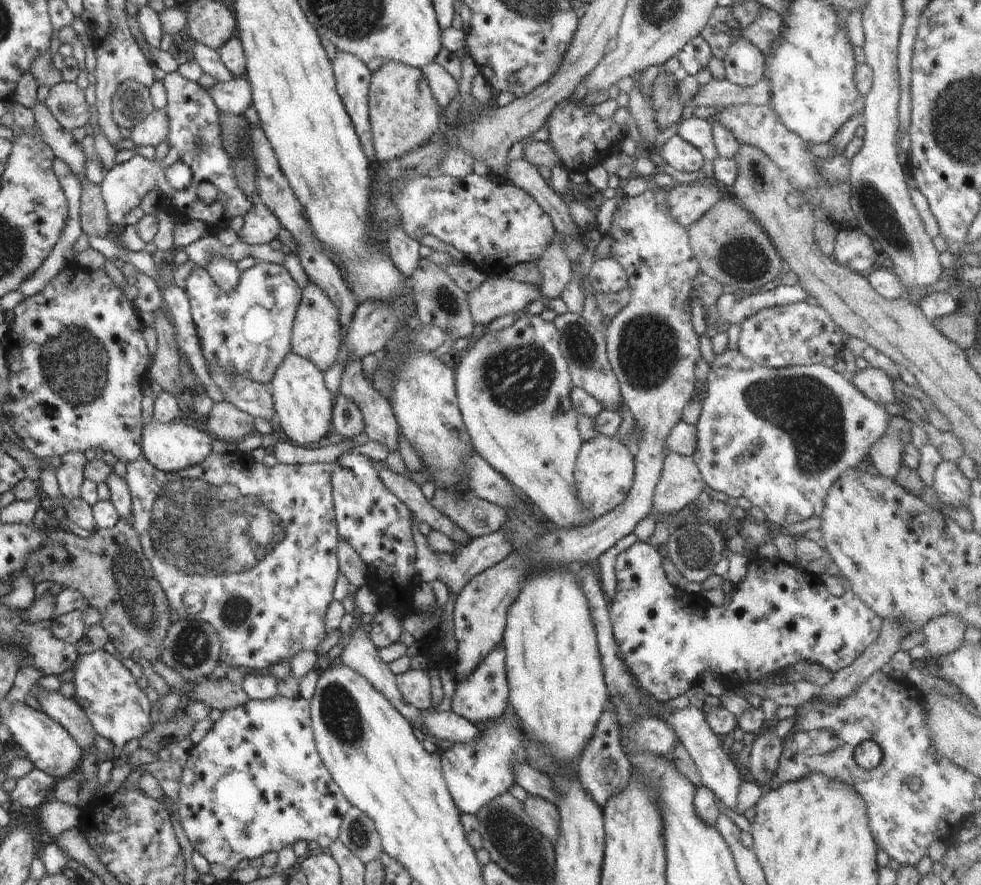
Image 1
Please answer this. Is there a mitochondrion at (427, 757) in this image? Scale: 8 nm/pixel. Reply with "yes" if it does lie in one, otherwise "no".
no

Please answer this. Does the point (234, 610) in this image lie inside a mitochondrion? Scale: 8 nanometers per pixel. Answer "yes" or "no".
yes

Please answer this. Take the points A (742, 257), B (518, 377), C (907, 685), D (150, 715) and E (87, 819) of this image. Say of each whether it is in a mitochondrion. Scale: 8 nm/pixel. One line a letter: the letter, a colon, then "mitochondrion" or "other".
A: mitochondrion
B: mitochondrion
C: other
D: other
E: other

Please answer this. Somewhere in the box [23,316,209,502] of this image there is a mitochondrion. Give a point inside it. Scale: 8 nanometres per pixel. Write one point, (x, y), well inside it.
(75, 359)

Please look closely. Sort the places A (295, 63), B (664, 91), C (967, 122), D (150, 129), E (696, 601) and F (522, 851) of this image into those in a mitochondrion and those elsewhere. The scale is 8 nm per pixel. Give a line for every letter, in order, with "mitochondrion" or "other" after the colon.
A: other
B: mitochondrion
C: mitochondrion
D: other
E: other
F: mitochondrion

